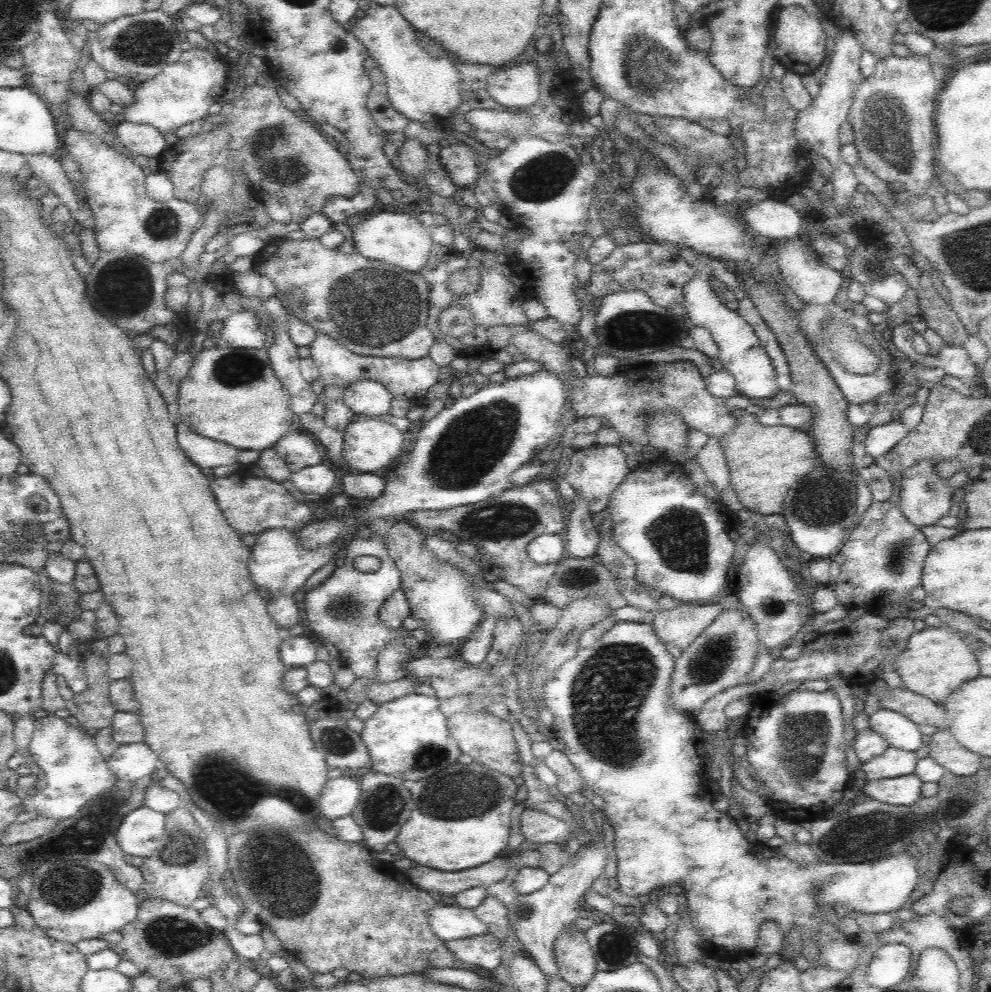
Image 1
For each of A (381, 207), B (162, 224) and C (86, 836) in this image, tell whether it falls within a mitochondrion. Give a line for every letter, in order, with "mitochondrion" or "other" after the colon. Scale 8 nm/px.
A: other
B: mitochondrion
C: mitochondrion

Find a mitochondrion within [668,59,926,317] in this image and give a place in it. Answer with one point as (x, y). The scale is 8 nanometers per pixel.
(891, 129)

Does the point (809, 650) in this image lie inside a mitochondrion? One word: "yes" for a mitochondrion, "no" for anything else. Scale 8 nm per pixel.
no

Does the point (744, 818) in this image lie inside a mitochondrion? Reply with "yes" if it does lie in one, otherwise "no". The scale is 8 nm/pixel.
no

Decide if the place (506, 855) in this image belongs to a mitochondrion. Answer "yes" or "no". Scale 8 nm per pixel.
no

